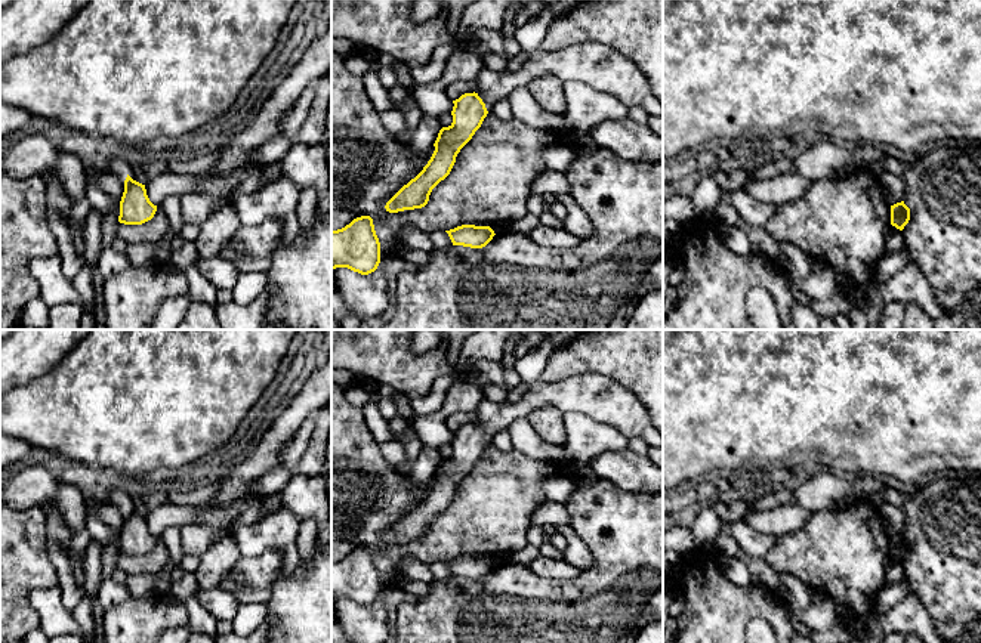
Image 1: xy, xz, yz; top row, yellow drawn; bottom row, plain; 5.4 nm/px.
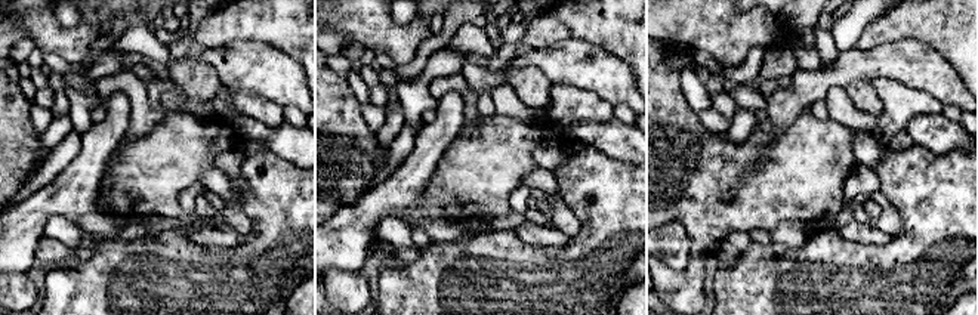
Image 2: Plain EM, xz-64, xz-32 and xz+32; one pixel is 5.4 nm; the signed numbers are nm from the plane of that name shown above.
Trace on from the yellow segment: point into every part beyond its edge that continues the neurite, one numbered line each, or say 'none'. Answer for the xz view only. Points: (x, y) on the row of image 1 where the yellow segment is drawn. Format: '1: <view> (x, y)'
1: xz (602, 68)

